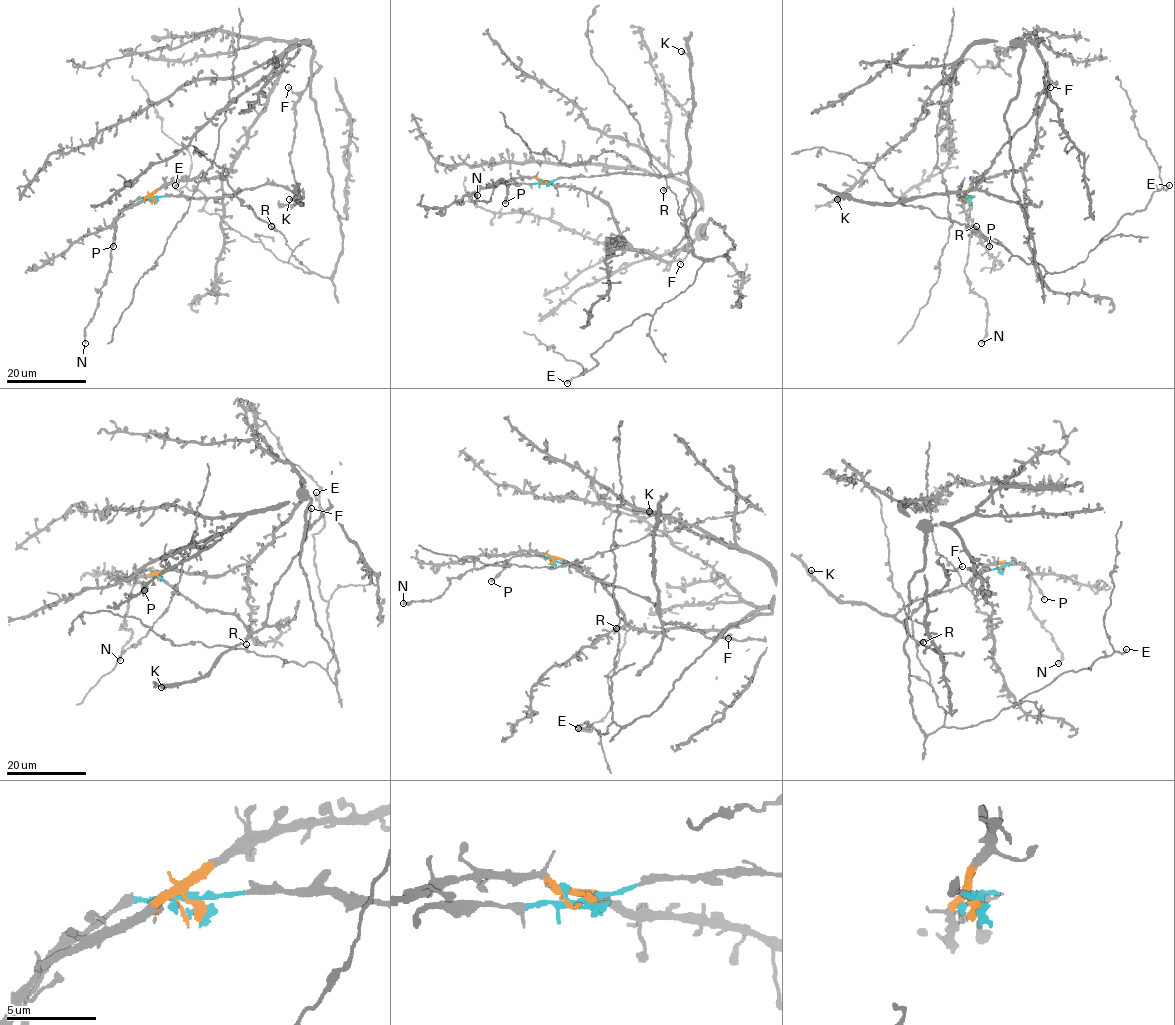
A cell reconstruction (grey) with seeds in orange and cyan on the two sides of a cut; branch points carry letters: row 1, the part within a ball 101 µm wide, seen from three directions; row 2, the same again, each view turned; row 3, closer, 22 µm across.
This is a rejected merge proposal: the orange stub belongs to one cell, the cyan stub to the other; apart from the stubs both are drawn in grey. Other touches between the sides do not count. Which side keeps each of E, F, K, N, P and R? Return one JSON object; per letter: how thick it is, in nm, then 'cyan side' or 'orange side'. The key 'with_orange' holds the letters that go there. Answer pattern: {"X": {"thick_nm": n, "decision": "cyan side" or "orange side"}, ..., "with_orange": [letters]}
{"E": {"thick_nm": 280, "decision": "orange side"}, "F": {"thick_nm": 180, "decision": "cyan side"}, "K": {"thick_nm": 420, "decision": "cyan side"}, "N": {"thick_nm": 400, "decision": "cyan side"}, "P": {"thick_nm": 400, "decision": "cyan side"}, "R": {"thick_nm": 440, "decision": "orange side"}, "with_orange": ["E", "R"]}

